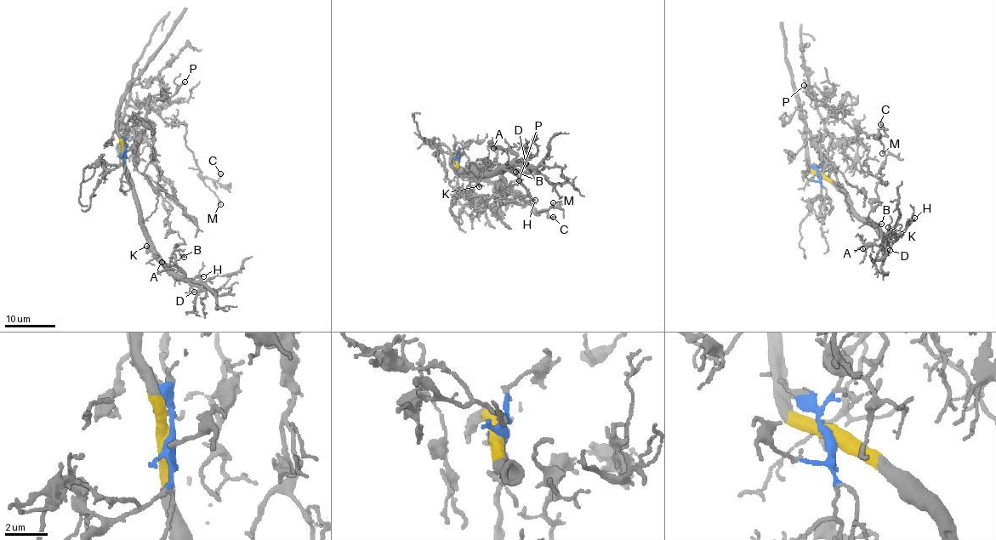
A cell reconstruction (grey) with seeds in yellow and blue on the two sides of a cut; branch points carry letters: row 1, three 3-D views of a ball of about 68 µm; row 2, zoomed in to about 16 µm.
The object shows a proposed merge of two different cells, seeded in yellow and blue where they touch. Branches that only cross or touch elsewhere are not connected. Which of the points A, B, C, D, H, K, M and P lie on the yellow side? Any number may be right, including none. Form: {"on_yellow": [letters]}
{"on_yellow": ["A", "B", "D", "H", "K"]}

